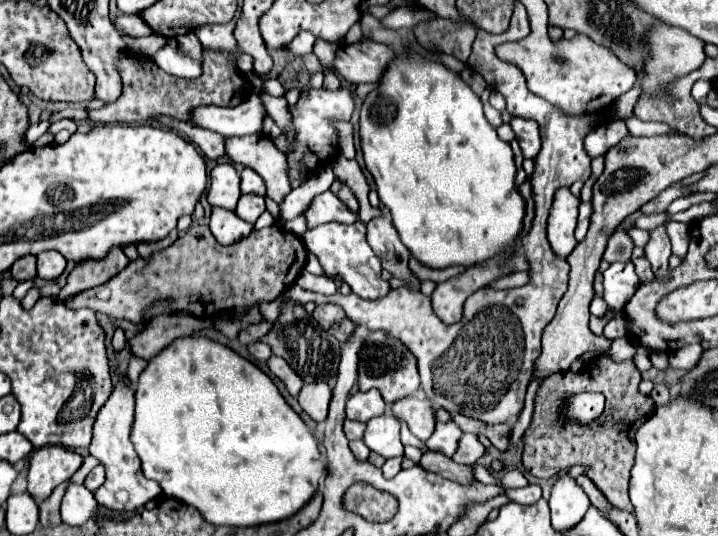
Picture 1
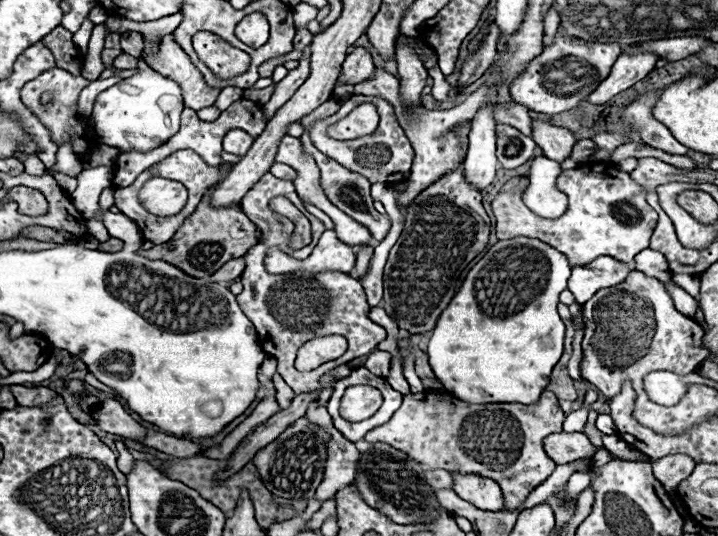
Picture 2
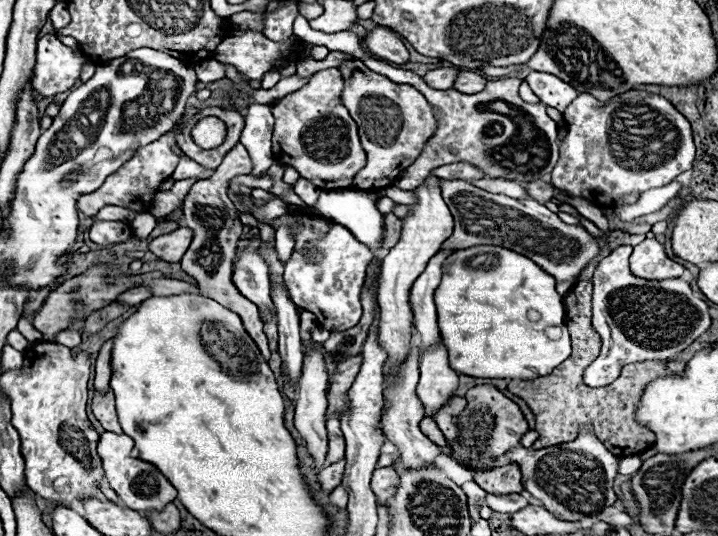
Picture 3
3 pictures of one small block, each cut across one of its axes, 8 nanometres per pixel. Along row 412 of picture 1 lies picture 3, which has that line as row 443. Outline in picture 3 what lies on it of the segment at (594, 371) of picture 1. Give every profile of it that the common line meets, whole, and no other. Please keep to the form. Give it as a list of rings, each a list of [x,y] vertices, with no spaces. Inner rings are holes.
[[[578,280],[568,296],[564,298],[566,306],[566,326],[572,336],[572,354],[556,366],[550,374],[534,378],[534,380],[510,380],[508,390],[520,396],[530,410],[536,414],[536,432],[538,442],[532,444],[534,450],[542,450],[546,446],[556,446],[564,442],[572,442],[578,438],[580,428],[588,424],[592,428],[592,434],[602,440],[602,444],[614,455],[625,457],[640,454],[642,450],[650,448],[654,444],[654,432],[646,430],[644,426],[638,426],[634,422],[636,404],[640,400],[640,394],[644,386],[666,374],[682,372],[686,362],[684,360],[648,360],[648,362],[636,362],[622,368],[622,374],[604,388],[590,388],[582,382],[582,370],[598,356],[600,352],[600,336],[592,328],[592,282],[590,280]]]

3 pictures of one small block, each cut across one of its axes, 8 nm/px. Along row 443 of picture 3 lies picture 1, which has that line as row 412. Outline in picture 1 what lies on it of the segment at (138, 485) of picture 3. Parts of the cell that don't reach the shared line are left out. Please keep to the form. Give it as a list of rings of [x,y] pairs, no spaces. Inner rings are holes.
[[[120,374],[120,380],[106,400],[106,404],[100,408],[94,428],[92,428],[92,444],[90,444],[90,454],[98,458],[98,462],[106,470],[106,480],[104,484],[94,492],[96,500],[114,512],[134,512],[146,502],[154,500],[156,496],[162,494],[160,484],[144,478],[140,470],[140,460],[134,452],[134,444],[130,440],[132,432],[132,422],[134,422],[134,388],[124,374]]]

